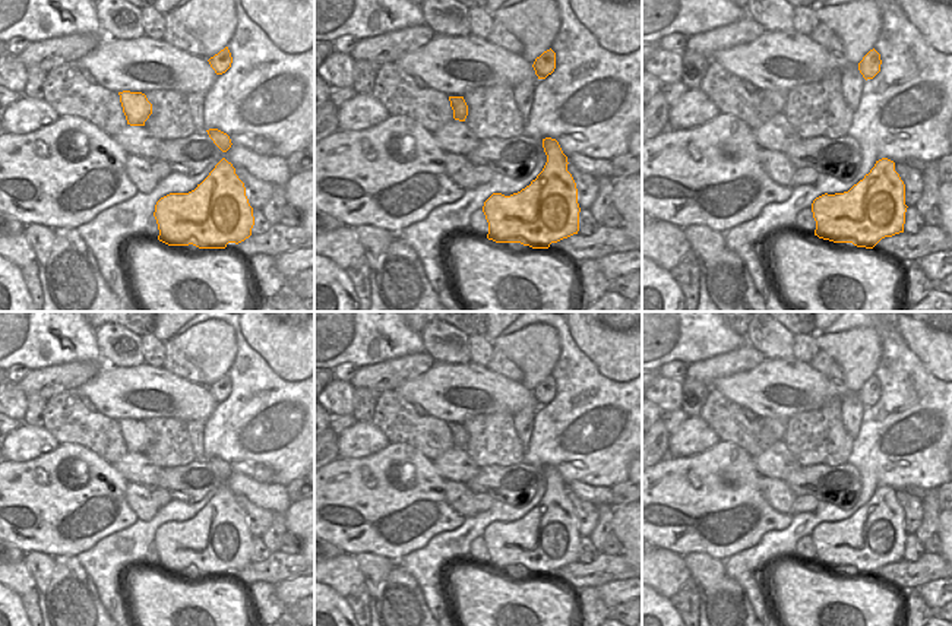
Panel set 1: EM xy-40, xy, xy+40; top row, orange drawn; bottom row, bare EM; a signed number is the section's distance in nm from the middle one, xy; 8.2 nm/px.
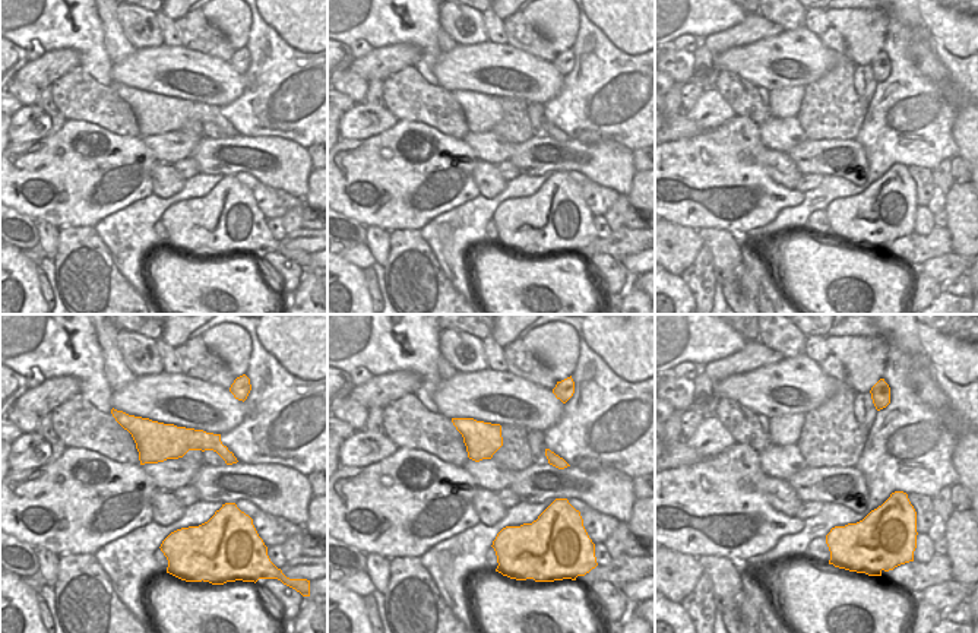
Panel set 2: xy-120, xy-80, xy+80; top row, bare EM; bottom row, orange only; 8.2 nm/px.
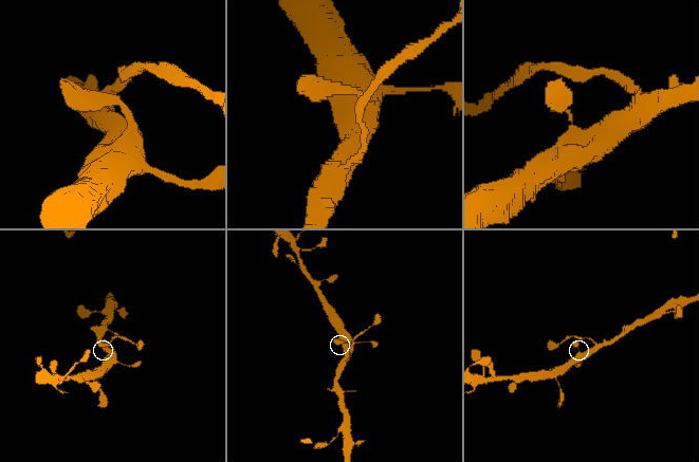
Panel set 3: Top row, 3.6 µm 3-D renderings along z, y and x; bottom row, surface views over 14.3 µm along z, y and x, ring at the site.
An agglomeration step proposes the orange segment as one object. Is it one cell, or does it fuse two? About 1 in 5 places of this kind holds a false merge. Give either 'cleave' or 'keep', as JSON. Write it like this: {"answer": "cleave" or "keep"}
{"answer": "keep"}

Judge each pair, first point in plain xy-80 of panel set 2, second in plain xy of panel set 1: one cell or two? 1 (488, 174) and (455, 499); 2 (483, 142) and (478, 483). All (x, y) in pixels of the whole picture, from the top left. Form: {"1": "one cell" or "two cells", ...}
{"1": "one cell", "2": "two cells"}

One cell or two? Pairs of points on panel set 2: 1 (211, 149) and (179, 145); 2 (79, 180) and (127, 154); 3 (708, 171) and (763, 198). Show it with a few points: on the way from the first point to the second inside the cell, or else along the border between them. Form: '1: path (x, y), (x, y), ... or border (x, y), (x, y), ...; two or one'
1: border (201, 139), (190, 155); two
2: path (91, 168), (97, 163), (116, 163); one
3: path (722, 184), (744, 184), (750, 187); one

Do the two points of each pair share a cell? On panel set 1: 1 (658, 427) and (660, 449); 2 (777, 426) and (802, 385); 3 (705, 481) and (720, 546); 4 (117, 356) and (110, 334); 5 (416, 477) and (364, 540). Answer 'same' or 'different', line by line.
1: same
2: different
3: same
4: same
5: same

